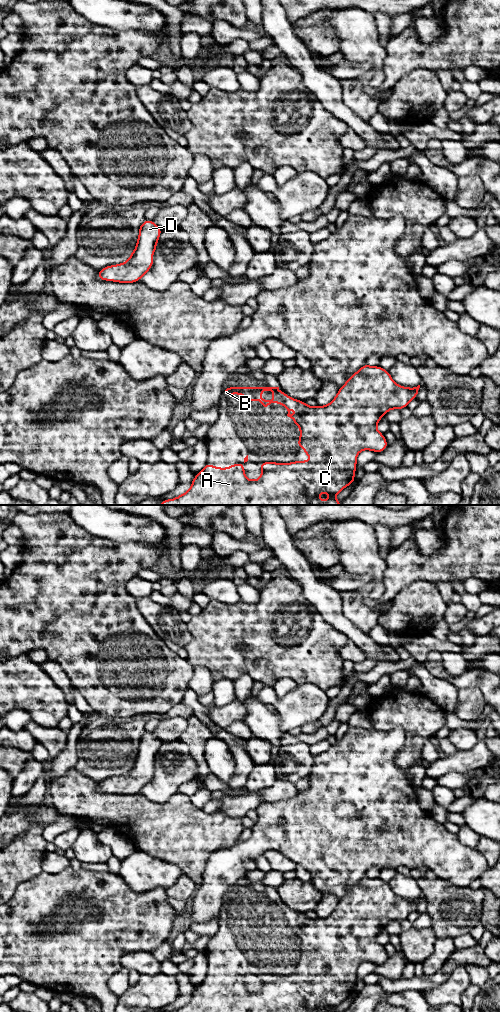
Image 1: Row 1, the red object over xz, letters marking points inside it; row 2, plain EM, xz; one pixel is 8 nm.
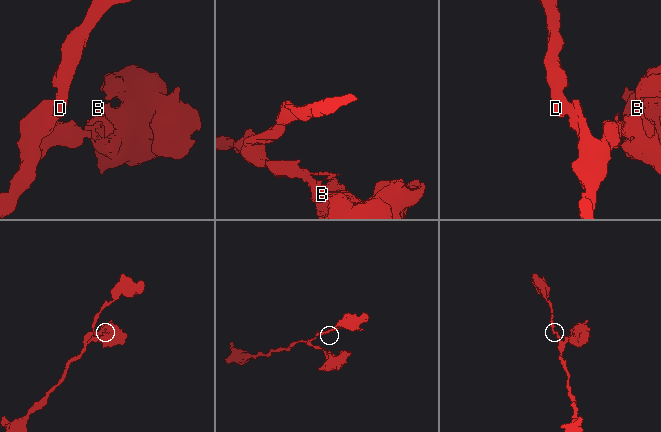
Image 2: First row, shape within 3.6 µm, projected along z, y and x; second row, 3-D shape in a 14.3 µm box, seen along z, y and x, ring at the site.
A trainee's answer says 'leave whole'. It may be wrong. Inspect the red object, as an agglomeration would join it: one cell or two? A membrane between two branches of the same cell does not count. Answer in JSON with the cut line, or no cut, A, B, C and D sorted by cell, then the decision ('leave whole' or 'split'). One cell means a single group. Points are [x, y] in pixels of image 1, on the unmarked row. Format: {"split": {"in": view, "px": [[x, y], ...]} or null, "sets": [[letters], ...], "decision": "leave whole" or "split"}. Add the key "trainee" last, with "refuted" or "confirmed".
{"split": null, "sets": [["A", "B", "C", "D"]], "decision": "leave whole", "trainee": "confirmed"}

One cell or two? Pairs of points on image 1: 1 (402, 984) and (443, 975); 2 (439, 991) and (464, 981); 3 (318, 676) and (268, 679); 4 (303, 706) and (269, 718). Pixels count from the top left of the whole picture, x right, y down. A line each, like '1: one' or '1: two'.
1: one
2: one
3: one
4: two

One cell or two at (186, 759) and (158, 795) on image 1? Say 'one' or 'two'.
one

